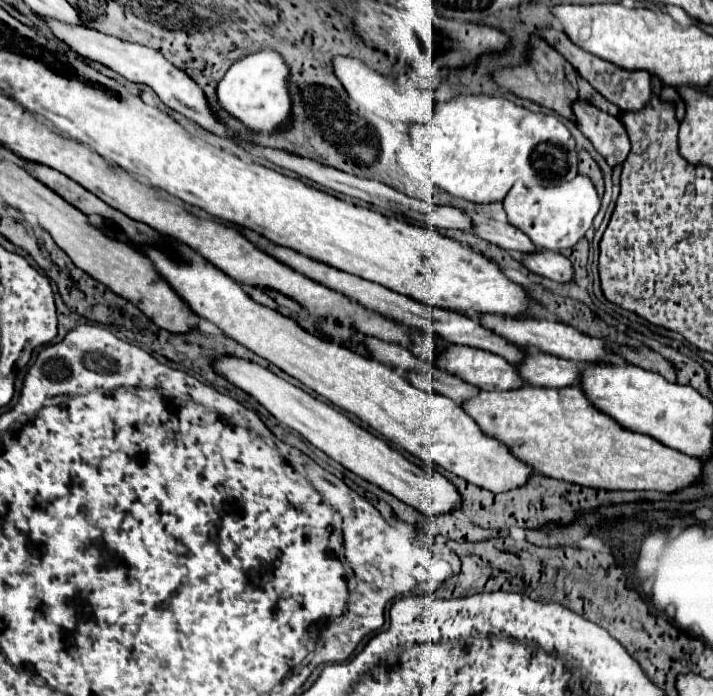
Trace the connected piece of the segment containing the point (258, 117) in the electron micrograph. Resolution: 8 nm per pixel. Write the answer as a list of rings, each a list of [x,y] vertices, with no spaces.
[[[261,50],[235,62],[219,82],[217,96],[221,106],[253,132],[271,132],[289,122],[291,100],[287,92],[287,66],[273,50]]]

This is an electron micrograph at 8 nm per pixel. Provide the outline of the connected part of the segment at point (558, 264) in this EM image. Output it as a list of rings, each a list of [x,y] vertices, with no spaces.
[[[539,250],[539,252],[523,254],[521,264],[527,270],[531,270],[533,274],[545,276],[545,278],[555,280],[555,282],[569,282],[573,276],[571,262],[553,250]]]

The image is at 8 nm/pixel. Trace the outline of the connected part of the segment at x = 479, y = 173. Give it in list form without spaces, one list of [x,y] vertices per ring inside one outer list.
[[[457,94],[447,102],[437,102],[427,124],[409,124],[409,136],[413,146],[425,146],[431,182],[469,202],[497,202],[515,182],[555,186],[579,172],[575,140],[563,122],[499,96]]]

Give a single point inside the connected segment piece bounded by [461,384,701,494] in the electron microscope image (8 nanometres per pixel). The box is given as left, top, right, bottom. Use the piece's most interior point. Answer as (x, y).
(556, 431)

